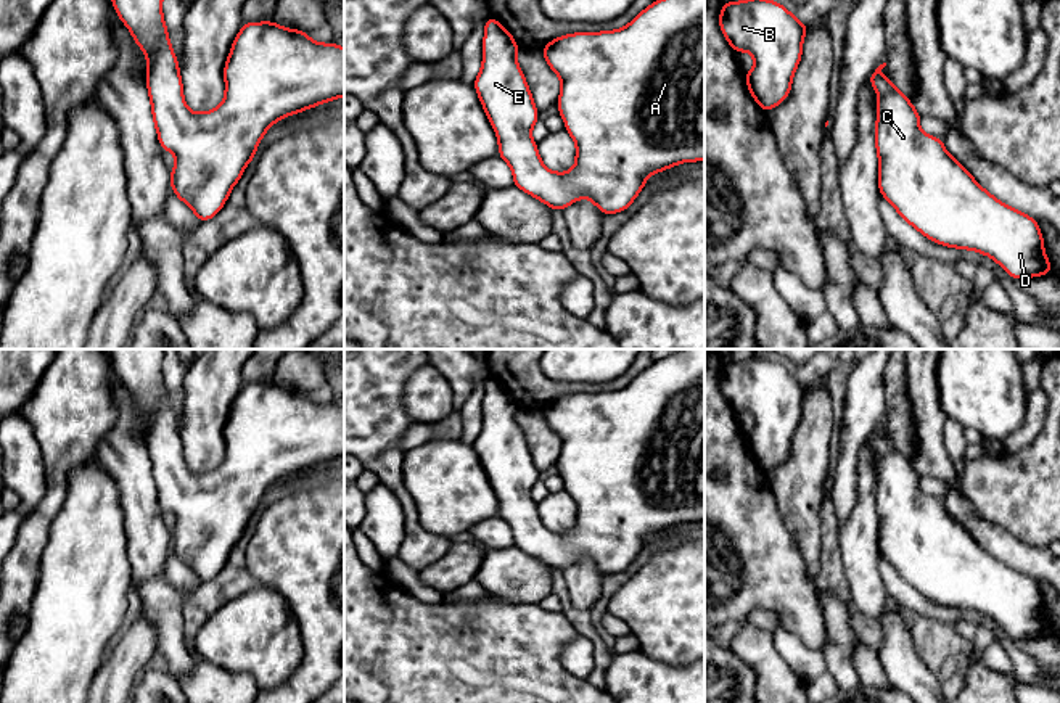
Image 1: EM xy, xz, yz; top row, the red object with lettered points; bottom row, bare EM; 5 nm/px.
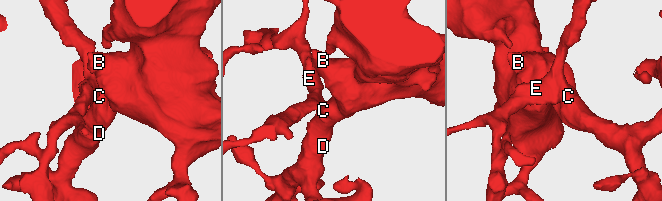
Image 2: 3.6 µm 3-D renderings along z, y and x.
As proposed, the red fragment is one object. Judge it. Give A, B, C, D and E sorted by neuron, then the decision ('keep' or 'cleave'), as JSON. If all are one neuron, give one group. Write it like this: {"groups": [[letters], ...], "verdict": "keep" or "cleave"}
{"groups": [["A", "B", "C", "D", "E"]], "verdict": "keep"}

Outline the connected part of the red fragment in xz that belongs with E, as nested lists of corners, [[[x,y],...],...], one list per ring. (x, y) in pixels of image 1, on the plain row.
[[[680,349],[655,360],[618,391],[566,394],[540,410],[561,439],[557,468],[576,502],[574,528],[563,534],[544,526],[531,497],[539,471],[516,423],[518,410],[512,394],[489,376],[484,384],[483,426],[473,447],[497,494],[499,516],[512,528],[513,545],[550,569],[565,571],[574,561],[589,558],[602,574],[618,574],[632,565],[648,536],[680,523],[705,521],[705,349]]]

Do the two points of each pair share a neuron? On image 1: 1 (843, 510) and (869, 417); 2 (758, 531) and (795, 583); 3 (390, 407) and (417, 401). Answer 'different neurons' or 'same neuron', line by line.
1: same neuron
2: same neuron
3: different neurons

